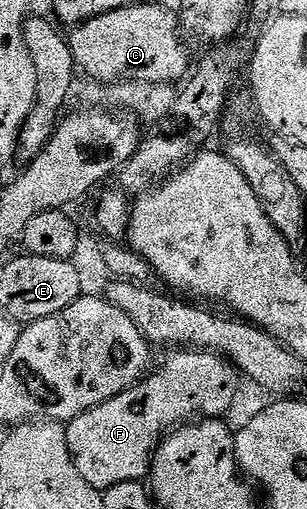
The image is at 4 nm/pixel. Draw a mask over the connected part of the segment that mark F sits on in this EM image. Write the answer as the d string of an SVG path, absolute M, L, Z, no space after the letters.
M177 350L165 360L165 365L156 372L150 371L144 380L123 394L79 414L68 421L69 449L75 466L93 488L104 490L119 486L119 482L141 482L148 477L153 466L153 453L170 430L184 425L197 417L221 418L237 396L239 373L224 356L211 351Z

